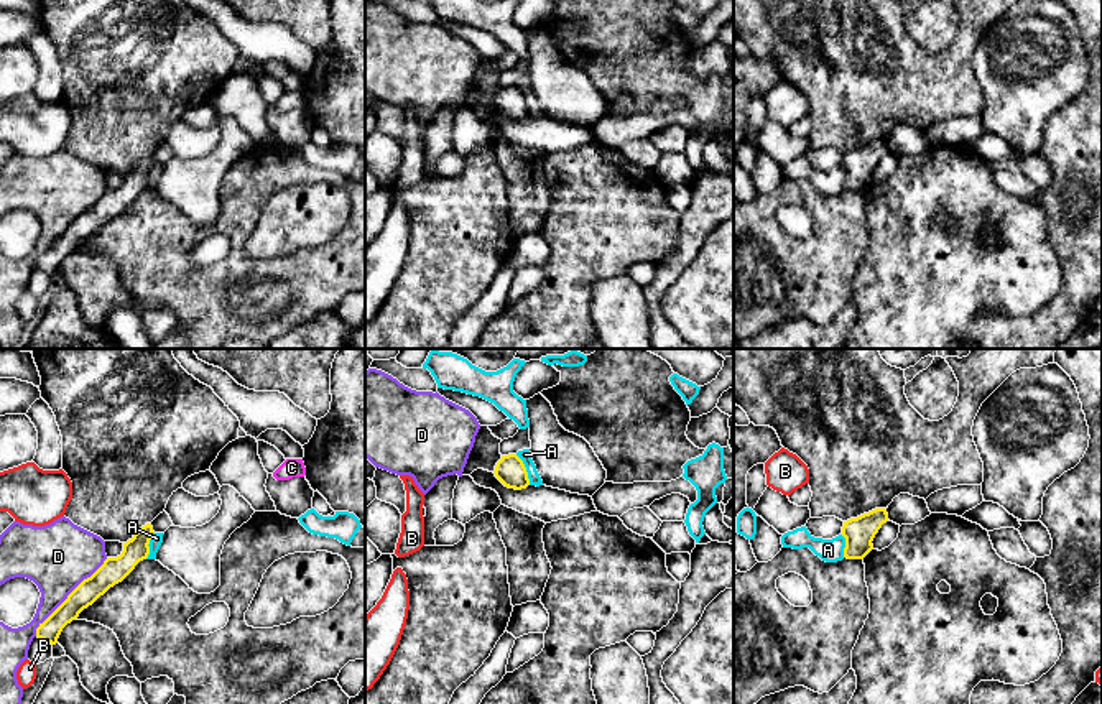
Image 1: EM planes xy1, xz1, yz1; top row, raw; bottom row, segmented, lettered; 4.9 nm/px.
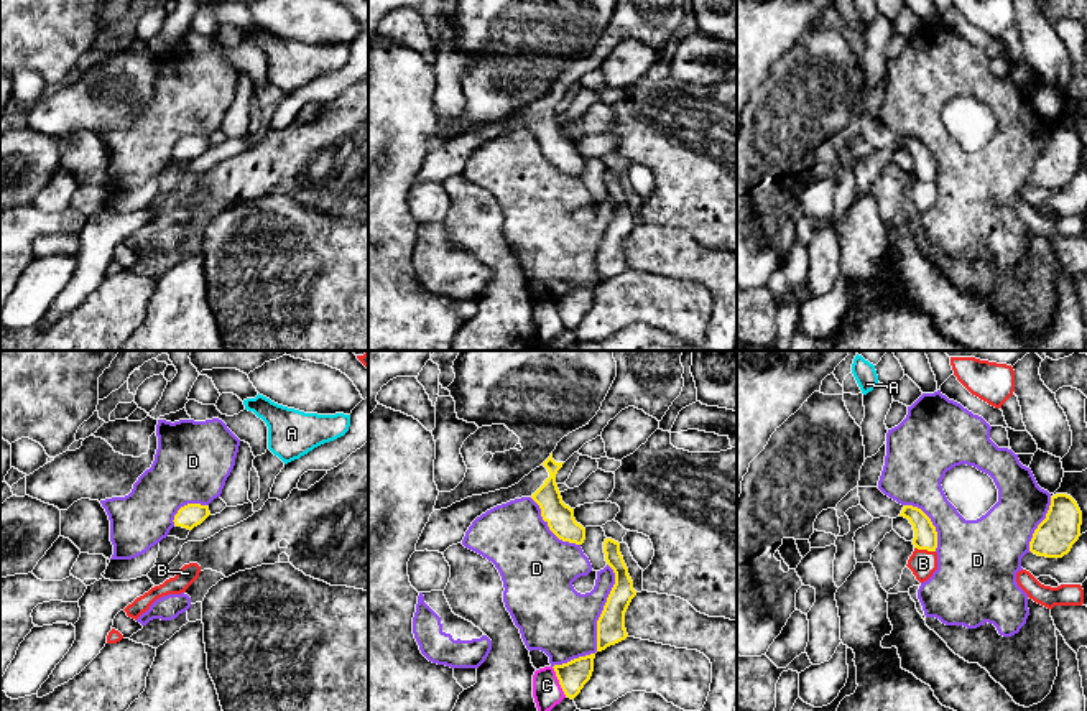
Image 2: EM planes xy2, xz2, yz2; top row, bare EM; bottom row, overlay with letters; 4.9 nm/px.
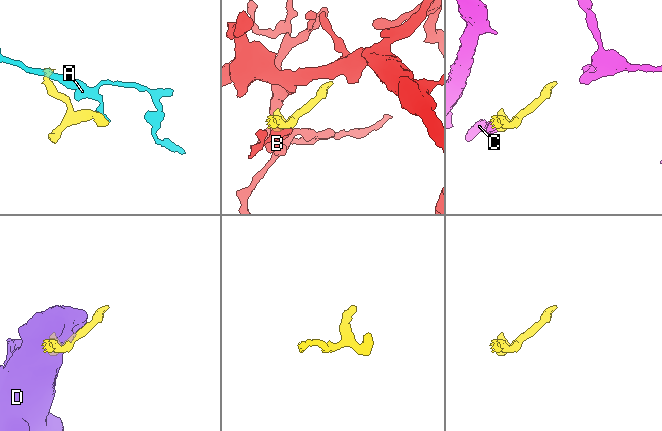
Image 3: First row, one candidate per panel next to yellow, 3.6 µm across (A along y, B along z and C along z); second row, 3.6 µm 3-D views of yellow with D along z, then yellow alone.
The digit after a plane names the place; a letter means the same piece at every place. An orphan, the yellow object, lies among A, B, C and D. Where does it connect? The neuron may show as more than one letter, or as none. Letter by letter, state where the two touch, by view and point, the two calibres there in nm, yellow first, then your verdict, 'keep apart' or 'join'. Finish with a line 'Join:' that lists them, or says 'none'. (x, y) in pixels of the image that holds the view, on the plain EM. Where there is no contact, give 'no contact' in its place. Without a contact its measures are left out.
A: xz1 (525, 101) | 150/60 nm | keep apart
B: yz2 (925, 180) | 110/140 nm | keep apart
C: xz2 (559, 313) | 140/140 nm | keep apart
D: xz2 (597, 260) | 140/340 nm | keep apart
Join: none

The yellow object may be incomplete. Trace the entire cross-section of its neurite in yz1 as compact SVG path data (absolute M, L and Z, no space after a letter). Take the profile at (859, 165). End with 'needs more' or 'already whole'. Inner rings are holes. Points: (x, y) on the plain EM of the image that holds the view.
M875 140L857 150L844 153L842 168L845 169L844 189L864 191L873 181L873 169L888 153L887 140Z; already whole

